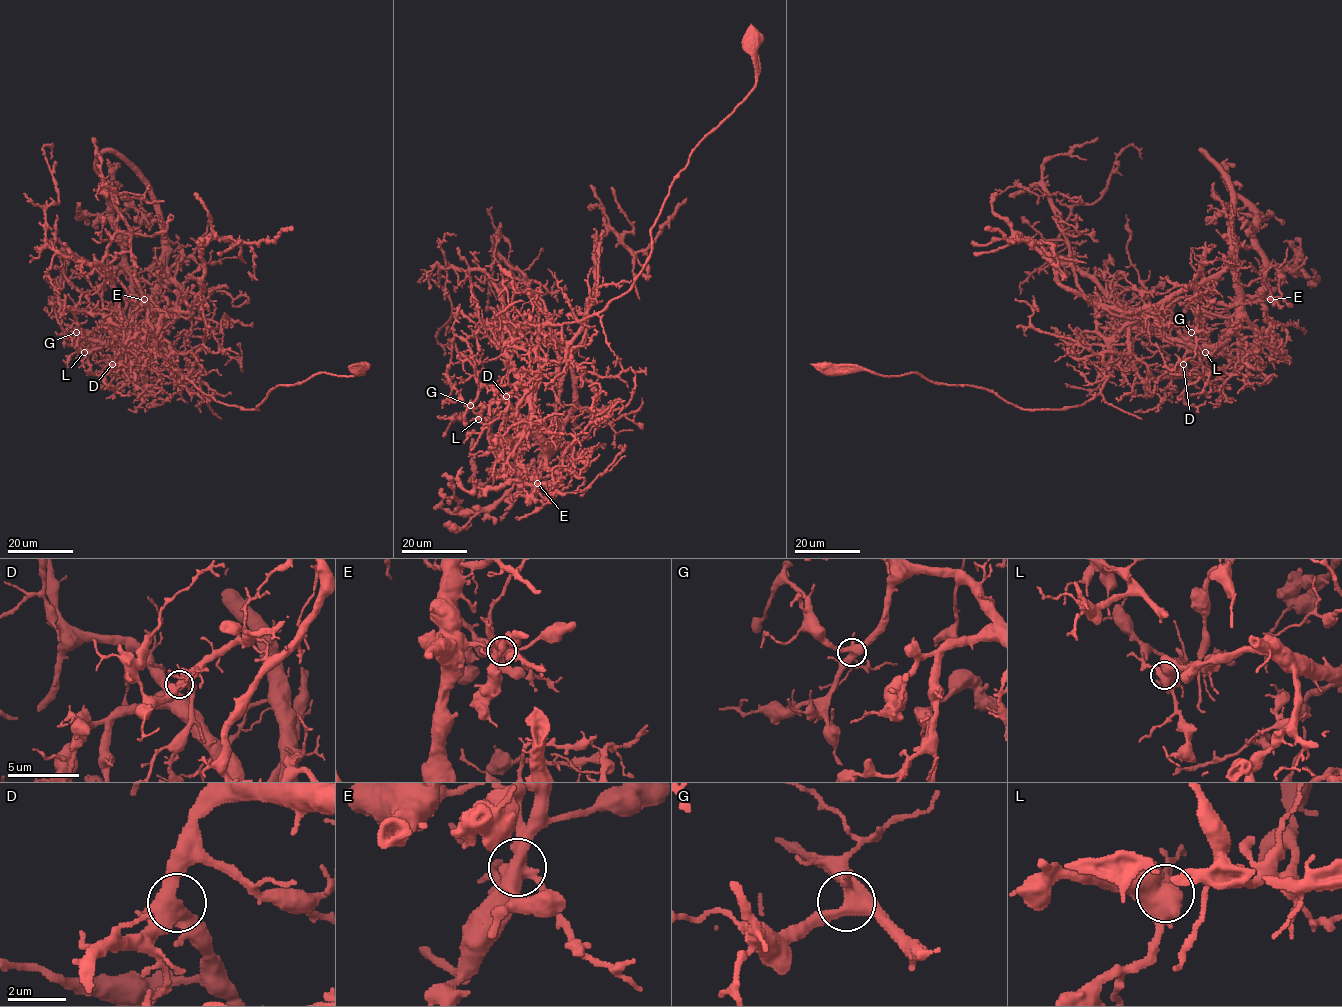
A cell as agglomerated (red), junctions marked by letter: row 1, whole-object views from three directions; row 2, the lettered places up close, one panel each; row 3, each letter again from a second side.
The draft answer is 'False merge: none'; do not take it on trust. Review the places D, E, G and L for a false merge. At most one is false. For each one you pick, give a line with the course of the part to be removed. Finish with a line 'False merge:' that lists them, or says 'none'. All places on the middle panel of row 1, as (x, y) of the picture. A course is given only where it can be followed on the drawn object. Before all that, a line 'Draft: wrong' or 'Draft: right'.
Draft: wrong
E: (537, 483), (560, 386), (550, 324), (580, 322), (630, 288), (673, 179), (755, 85), (751, 24)
False merge: E

